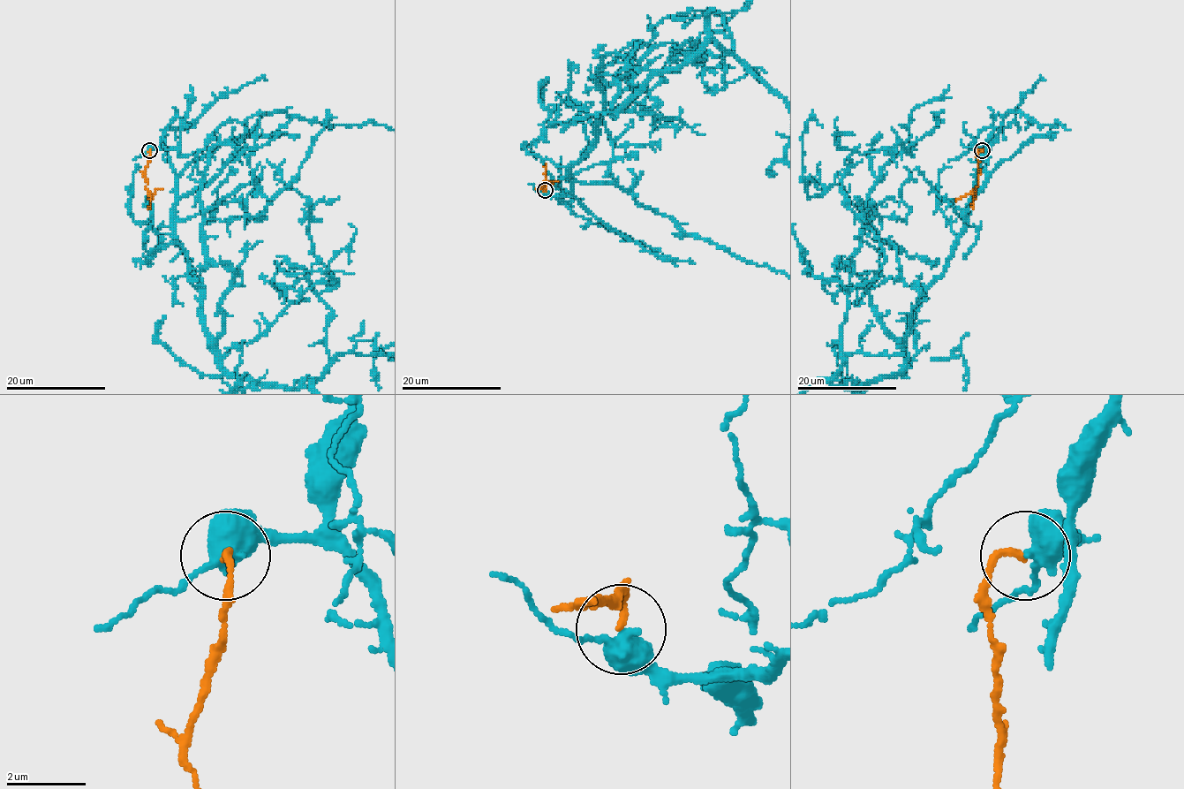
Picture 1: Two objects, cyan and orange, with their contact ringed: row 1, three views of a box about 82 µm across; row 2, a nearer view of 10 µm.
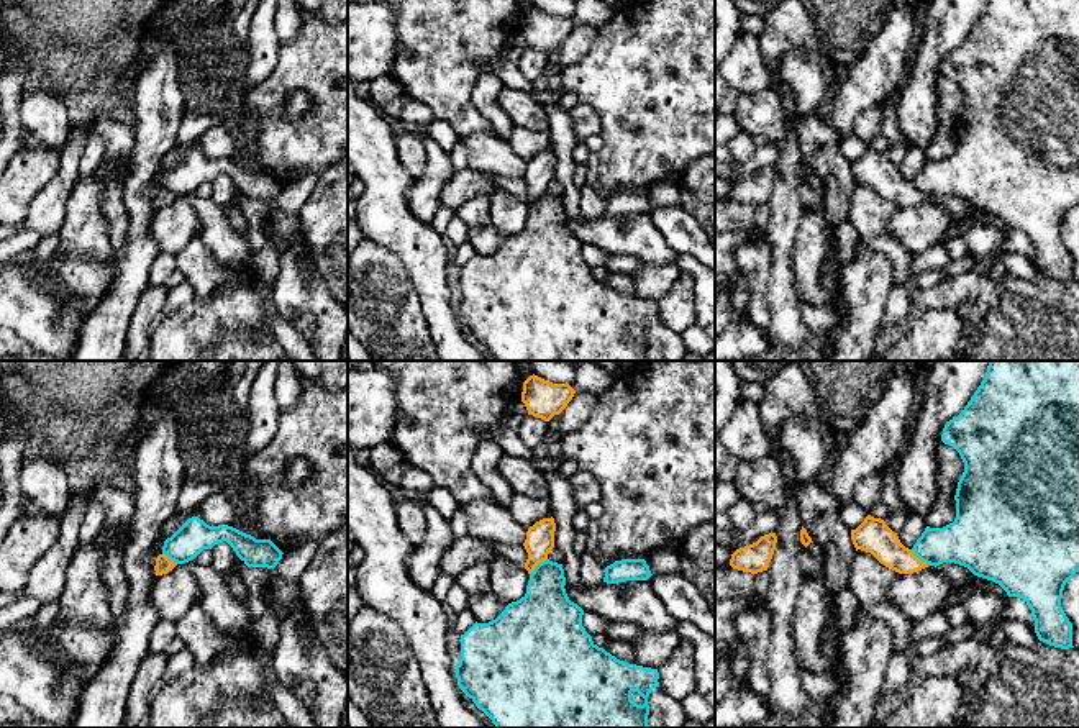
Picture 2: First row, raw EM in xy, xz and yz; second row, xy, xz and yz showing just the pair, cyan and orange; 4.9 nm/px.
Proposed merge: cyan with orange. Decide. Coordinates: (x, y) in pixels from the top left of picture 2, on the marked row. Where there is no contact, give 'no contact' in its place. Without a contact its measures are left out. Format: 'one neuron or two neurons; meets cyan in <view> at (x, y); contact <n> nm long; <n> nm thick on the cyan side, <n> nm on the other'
two neurons; meets cyan in yz at (920, 559); contact 130 nm long; 240 nm thick on the cyan side, 160 nm on the other

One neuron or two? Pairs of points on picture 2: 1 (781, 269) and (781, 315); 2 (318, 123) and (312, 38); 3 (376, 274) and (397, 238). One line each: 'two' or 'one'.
1: one
2: one
3: two

